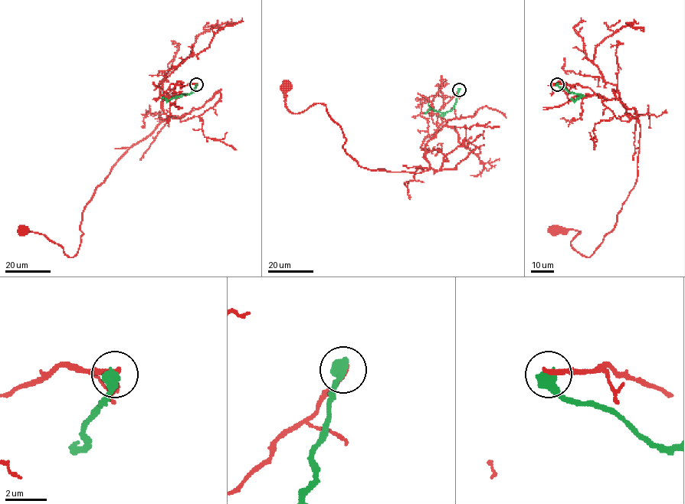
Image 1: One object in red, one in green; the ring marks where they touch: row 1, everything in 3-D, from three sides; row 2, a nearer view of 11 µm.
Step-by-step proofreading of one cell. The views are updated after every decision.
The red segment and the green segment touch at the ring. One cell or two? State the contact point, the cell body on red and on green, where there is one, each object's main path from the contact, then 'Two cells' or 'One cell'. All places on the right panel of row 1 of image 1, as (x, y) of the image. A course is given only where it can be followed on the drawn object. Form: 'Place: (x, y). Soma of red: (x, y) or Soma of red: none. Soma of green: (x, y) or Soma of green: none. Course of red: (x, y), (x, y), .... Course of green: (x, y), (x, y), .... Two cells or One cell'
Place: (557, 84). Soma of red: (554, 230). Soma of green: none. Course of red: (557, 84), (618, 98), (640, 135), (634, 188), (594, 252), (571, 245), (581, 232), (554, 230). Course of green: (557, 84), (569, 92), (580, 95), (575, 100), (581, 97). Two cells

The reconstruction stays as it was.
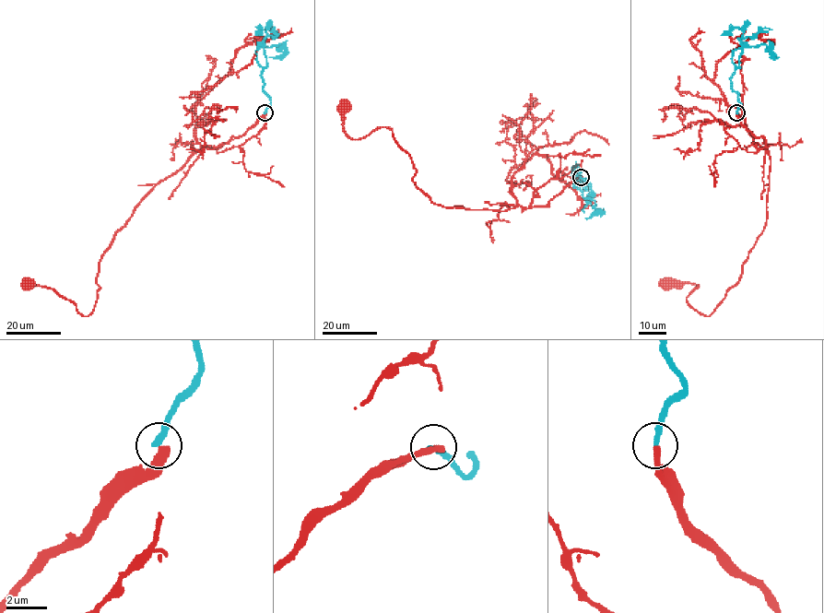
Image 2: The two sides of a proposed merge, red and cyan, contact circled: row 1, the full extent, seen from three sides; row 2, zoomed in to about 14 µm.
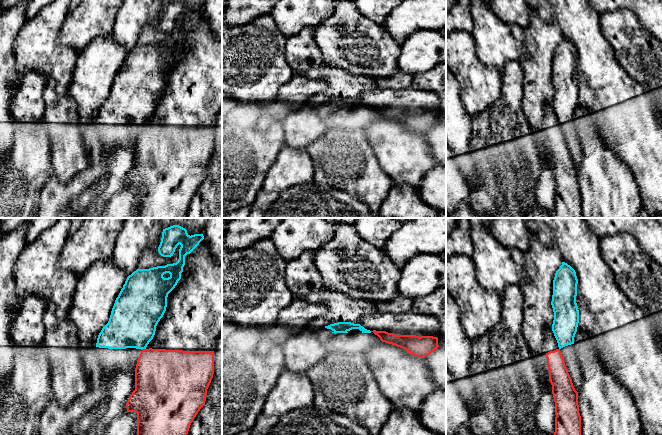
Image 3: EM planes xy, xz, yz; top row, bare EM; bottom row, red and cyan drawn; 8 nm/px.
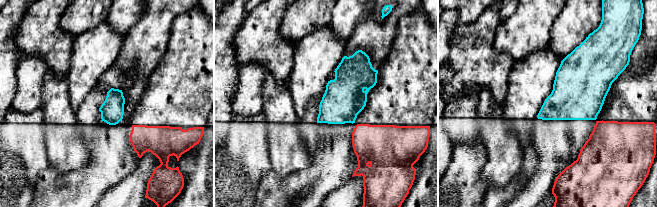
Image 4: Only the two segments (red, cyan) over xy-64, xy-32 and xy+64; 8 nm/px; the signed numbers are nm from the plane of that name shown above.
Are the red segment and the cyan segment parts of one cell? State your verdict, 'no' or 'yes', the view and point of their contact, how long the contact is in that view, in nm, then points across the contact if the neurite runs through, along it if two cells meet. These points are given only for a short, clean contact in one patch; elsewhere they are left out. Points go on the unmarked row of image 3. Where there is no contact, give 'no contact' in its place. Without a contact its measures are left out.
no | xy (143, 125) | 40 nm | along xy (145, 124), (141, 125)

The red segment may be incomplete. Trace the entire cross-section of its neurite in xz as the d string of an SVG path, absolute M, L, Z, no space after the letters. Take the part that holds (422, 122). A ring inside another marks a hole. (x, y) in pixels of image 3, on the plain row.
M379 89L366 92L360 98L365 105L377 111L382 118L405 125L409 130L425 134L438 123L441 111L440 99L435 92L429 90L411 89Z

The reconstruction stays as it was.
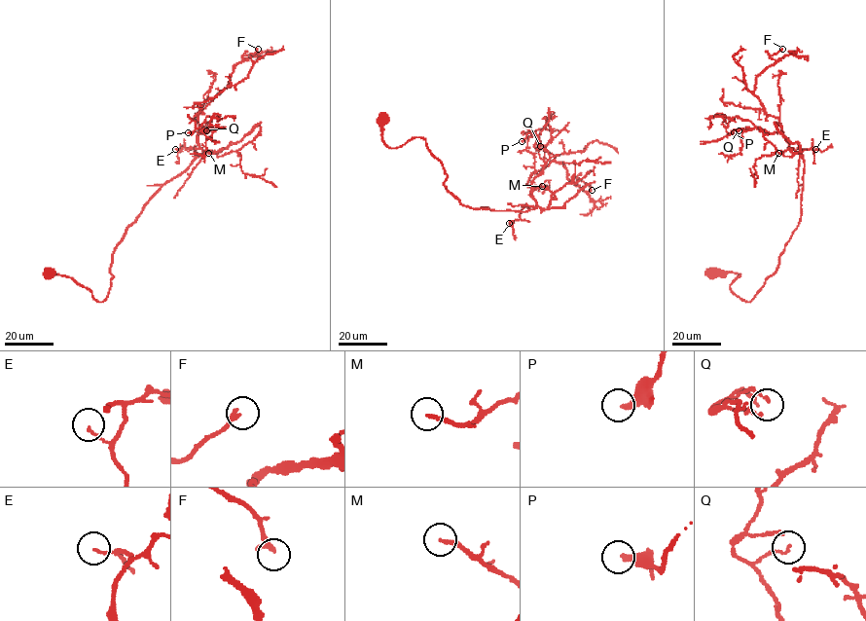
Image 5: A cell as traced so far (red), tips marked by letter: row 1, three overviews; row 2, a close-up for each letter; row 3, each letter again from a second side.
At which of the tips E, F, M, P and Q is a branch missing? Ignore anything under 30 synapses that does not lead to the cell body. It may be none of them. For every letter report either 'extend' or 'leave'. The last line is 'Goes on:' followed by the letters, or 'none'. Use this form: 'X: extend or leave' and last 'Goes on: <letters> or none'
E: leave
F: leave
M: extend
P: leave
Q: leave
Goes on: M

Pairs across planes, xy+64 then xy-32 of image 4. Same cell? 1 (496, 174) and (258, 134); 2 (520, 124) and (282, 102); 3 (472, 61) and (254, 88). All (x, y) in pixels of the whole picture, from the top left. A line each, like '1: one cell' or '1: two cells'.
1: two cells
2: two cells
3: two cells

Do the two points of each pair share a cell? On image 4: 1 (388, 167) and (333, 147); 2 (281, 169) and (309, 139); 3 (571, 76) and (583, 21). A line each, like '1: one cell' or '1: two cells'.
1: two cells
2: two cells
3: two cells

